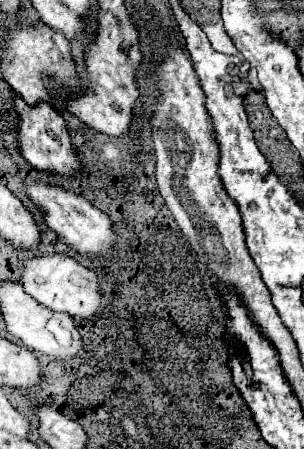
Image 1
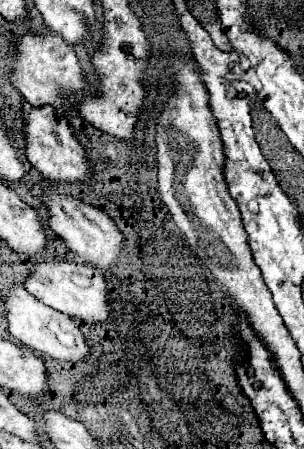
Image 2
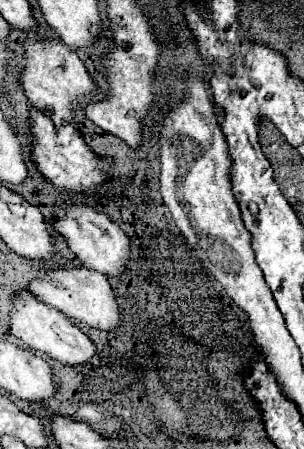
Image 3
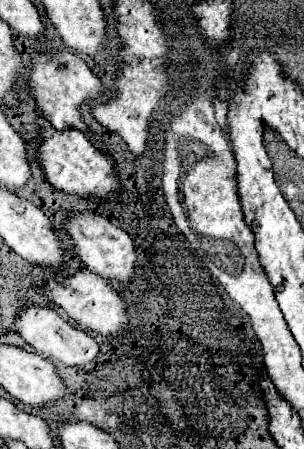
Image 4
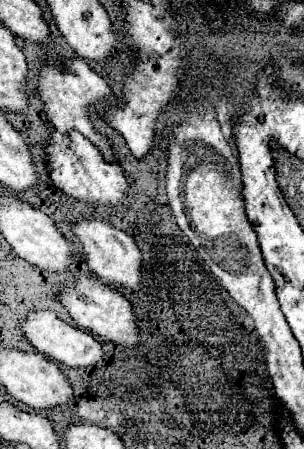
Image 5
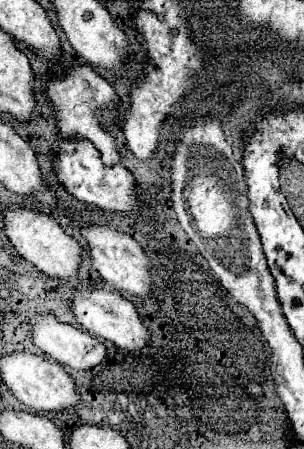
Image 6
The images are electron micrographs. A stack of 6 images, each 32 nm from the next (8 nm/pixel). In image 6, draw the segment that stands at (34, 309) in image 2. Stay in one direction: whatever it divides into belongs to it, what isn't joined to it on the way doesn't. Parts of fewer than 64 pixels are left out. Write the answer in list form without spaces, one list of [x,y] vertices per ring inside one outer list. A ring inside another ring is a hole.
[[[50,314],[48,316],[34,316],[30,320],[30,330],[32,330],[34,344],[64,368],[70,366],[72,370],[92,370],[108,358],[108,350],[104,348],[104,344],[96,336],[90,336],[88,332],[78,330],[70,324],[62,324]]]

